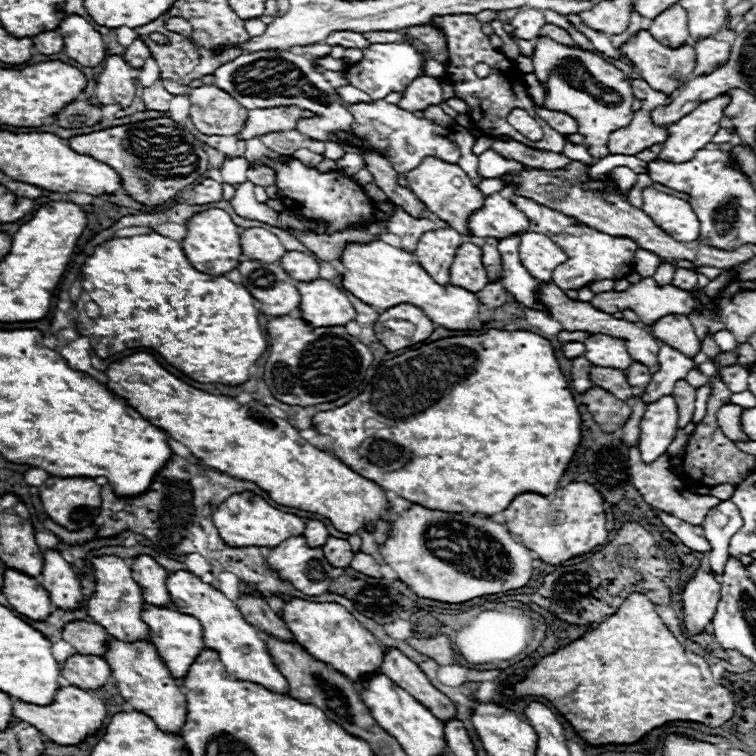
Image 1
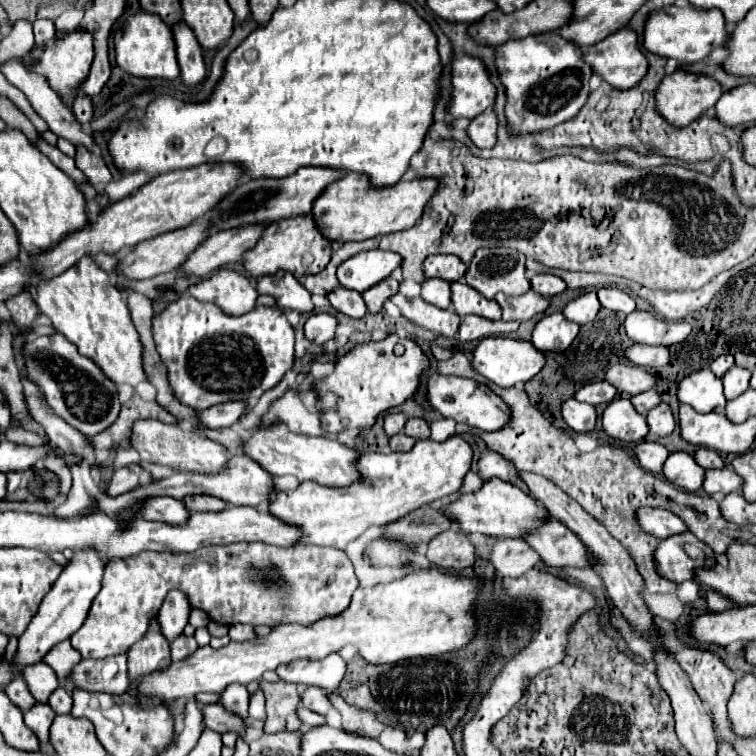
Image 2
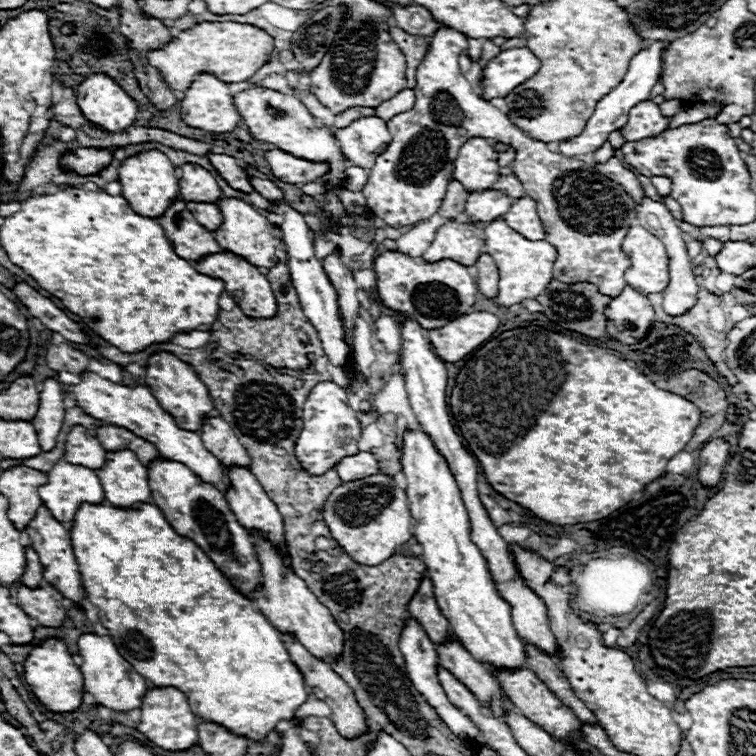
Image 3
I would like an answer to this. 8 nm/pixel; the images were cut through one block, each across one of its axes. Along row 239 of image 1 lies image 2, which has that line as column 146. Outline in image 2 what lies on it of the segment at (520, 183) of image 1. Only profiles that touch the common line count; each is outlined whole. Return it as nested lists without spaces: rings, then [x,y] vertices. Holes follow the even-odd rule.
[[[152,618],[144,638],[140,638],[136,644],[132,644],[126,654],[128,654],[128,672],[130,672],[132,680],[136,680],[138,676],[144,676],[148,672],[162,670],[172,662],[170,650],[168,650],[168,640],[160,632],[160,624],[156,618]]]

